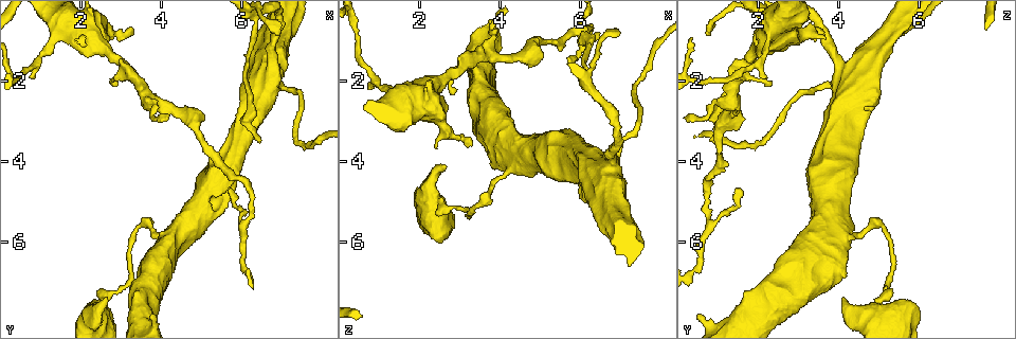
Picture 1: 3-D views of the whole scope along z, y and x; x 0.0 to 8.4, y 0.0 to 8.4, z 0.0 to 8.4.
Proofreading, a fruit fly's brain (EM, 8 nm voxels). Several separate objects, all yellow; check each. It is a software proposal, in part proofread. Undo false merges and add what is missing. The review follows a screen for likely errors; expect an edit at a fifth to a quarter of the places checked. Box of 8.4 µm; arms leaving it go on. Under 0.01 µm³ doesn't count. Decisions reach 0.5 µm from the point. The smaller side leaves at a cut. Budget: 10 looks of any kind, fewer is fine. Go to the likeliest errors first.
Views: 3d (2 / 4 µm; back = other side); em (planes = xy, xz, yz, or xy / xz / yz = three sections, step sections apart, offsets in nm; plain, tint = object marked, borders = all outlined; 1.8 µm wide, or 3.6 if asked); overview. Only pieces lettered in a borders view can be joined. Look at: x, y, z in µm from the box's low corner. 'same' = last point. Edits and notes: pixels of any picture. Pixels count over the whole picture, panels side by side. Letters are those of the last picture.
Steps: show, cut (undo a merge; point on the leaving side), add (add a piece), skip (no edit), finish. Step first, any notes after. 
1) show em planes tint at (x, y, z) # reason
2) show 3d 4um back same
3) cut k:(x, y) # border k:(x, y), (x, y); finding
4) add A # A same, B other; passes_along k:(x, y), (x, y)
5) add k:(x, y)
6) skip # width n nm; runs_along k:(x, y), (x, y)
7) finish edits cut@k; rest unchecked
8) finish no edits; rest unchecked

show em xz step 4 borders at (6.10, 5.50, 0.80) # sharp bend

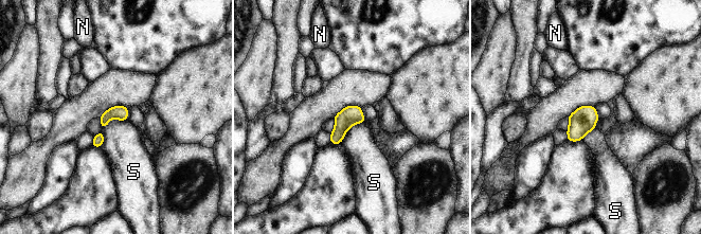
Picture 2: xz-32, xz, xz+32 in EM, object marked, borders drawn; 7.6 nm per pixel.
skip # width 110 nm; longest_contact S 260 nm; N other, S other; one neuron here

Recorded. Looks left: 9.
show em 3.6um planes borders at (5.80, 3.70, 4.10) # calibre changes

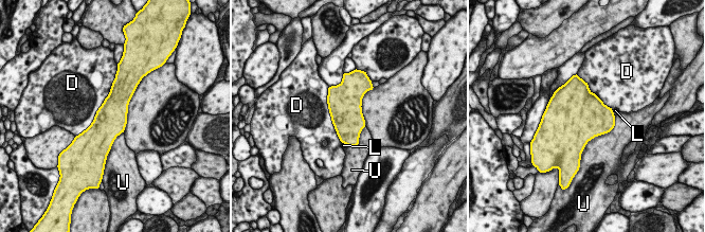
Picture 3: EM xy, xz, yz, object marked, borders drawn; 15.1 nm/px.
skip # width 480 nm; D other, L other, U other; border 3:(615, 116), (580, 154); one neuron here

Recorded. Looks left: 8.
show 3d 2um at (6.40, 3.50, 0.85) # long arm stops here

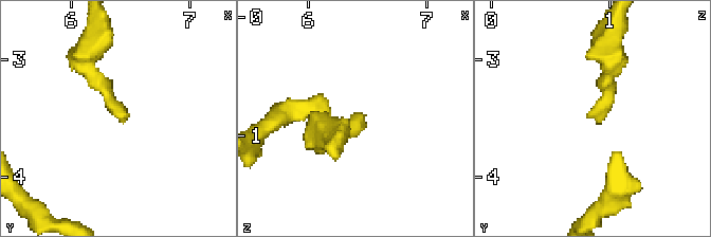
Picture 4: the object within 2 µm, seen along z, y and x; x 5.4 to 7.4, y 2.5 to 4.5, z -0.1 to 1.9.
show em xy step 8 borders at (6.40, 3.48, 0.80)

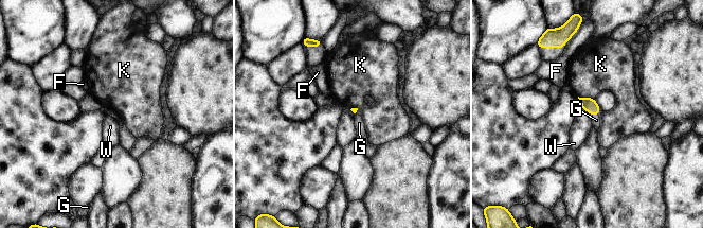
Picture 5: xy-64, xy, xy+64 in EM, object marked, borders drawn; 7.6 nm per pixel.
add 5:(596, 120) # F other, G same, K other, W other; passes_along 5:(588, 104), (595, 114), (596, 120); it goes on there

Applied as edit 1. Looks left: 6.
finish edits add@5; rest unchecked

